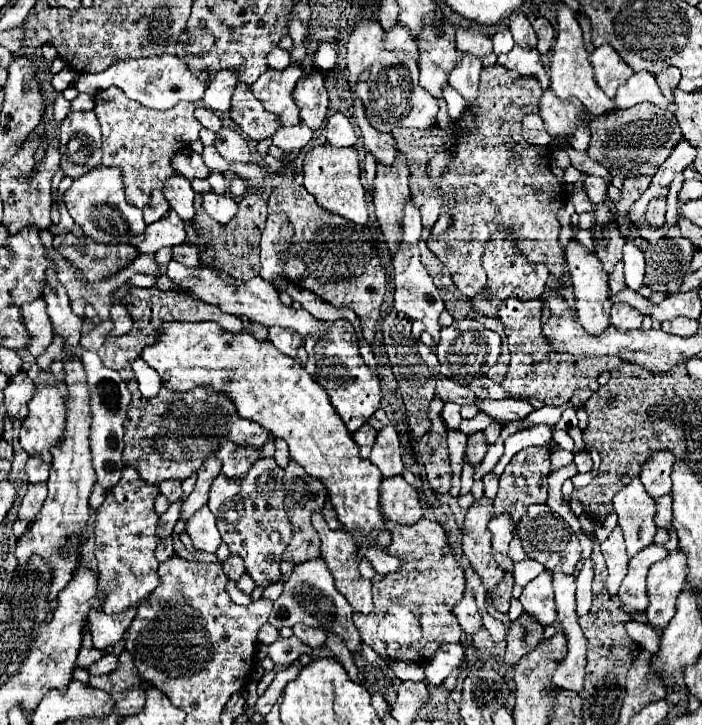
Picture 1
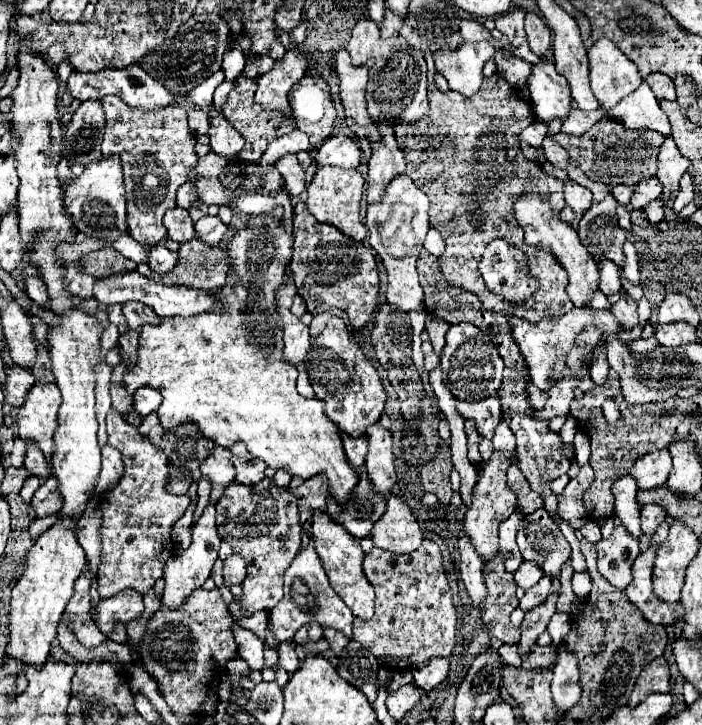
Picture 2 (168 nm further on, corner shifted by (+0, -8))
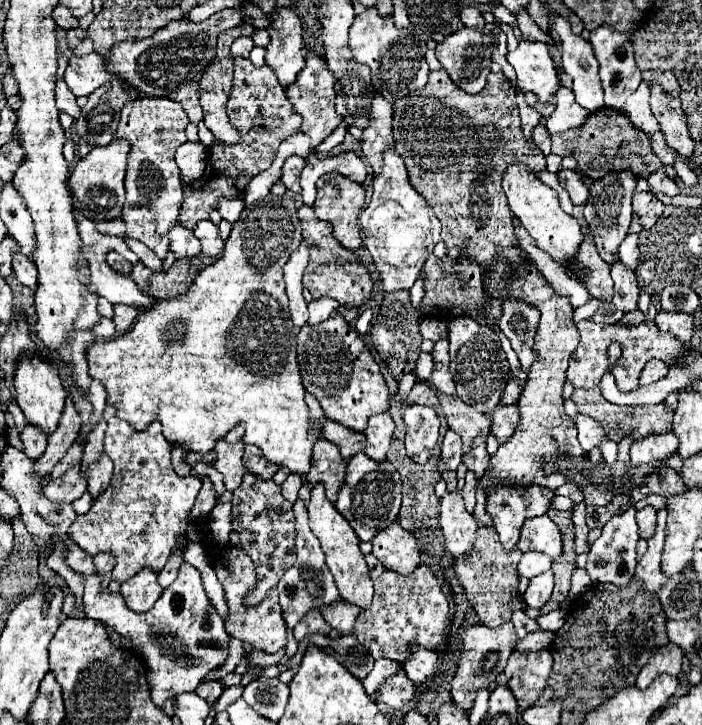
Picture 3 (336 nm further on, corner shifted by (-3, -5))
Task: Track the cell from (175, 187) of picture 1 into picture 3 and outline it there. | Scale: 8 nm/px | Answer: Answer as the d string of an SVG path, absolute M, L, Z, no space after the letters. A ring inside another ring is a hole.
M177 221L177 225L171 227L169 239L171 239L169 249L175 253L175 257L197 257L201 253L199 239L193 235L191 229L187 229L179 221Z

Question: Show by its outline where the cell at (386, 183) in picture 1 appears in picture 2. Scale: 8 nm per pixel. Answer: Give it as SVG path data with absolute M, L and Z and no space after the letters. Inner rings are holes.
M380 124L380 140L372 142L372 156L368 160L368 202L380 200L384 194L384 188L388 180L392 180L396 174L402 174L406 170L406 160L402 150L396 146L394 130L390 124Z

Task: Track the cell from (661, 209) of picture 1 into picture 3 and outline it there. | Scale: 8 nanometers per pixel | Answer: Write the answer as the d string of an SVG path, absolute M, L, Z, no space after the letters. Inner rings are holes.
M635 193L633 197L633 211L639 215L645 229L653 227L663 213L663 203L653 193Z

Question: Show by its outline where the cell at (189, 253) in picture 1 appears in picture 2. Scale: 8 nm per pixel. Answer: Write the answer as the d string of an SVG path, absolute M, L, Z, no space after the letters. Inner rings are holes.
M156 246L148 250L148 266L158 272L158 274L166 274L176 266L176 252L170 252L164 246Z

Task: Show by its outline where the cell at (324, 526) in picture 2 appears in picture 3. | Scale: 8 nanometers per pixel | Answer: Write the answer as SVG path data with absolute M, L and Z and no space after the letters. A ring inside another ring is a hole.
M321 483L311 491L309 525L311 525L311 531L315 533L315 537L321 541L321 549L325 553L327 567L335 577L335 585L337 585L341 597L347 603L353 603L361 609L369 609L371 607L371 597L373 597L373 581L367 573L365 555L359 549L359 537L355 535L355 531L351 529L347 519L327 501L325 489L321 487Z

